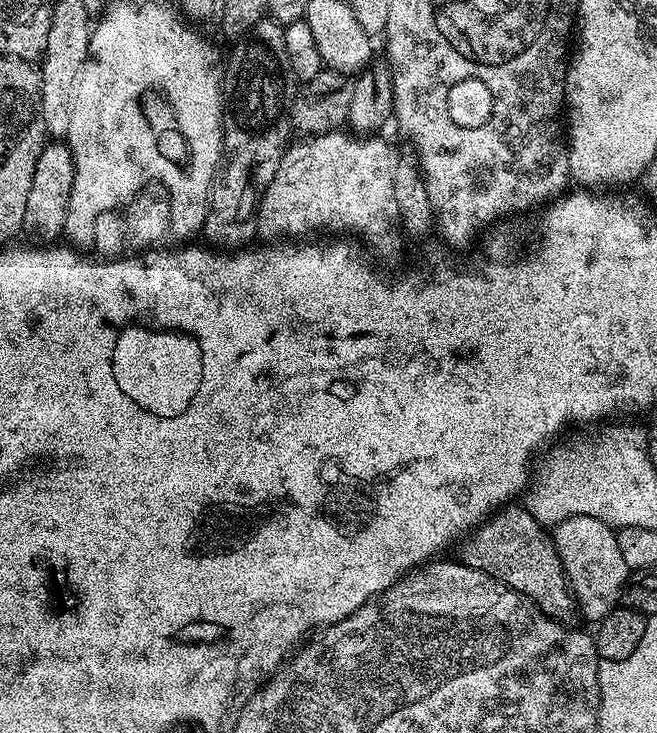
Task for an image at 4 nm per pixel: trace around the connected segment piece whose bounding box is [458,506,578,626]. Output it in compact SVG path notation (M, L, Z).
M505 506L499 512L489 515L484 523L471 533L459 545L459 563L470 566L474 570L482 570L490 574L498 582L502 582L506 587L512 588L515 592L521 592L526 599L531 600L540 611L545 612L552 620L557 620L560 624L571 625L572 619L577 619L578 605L575 596L572 595L568 586L568 575L564 572L562 558L558 558L556 543L552 541L549 529L543 524L539 524L528 509L523 506Z

